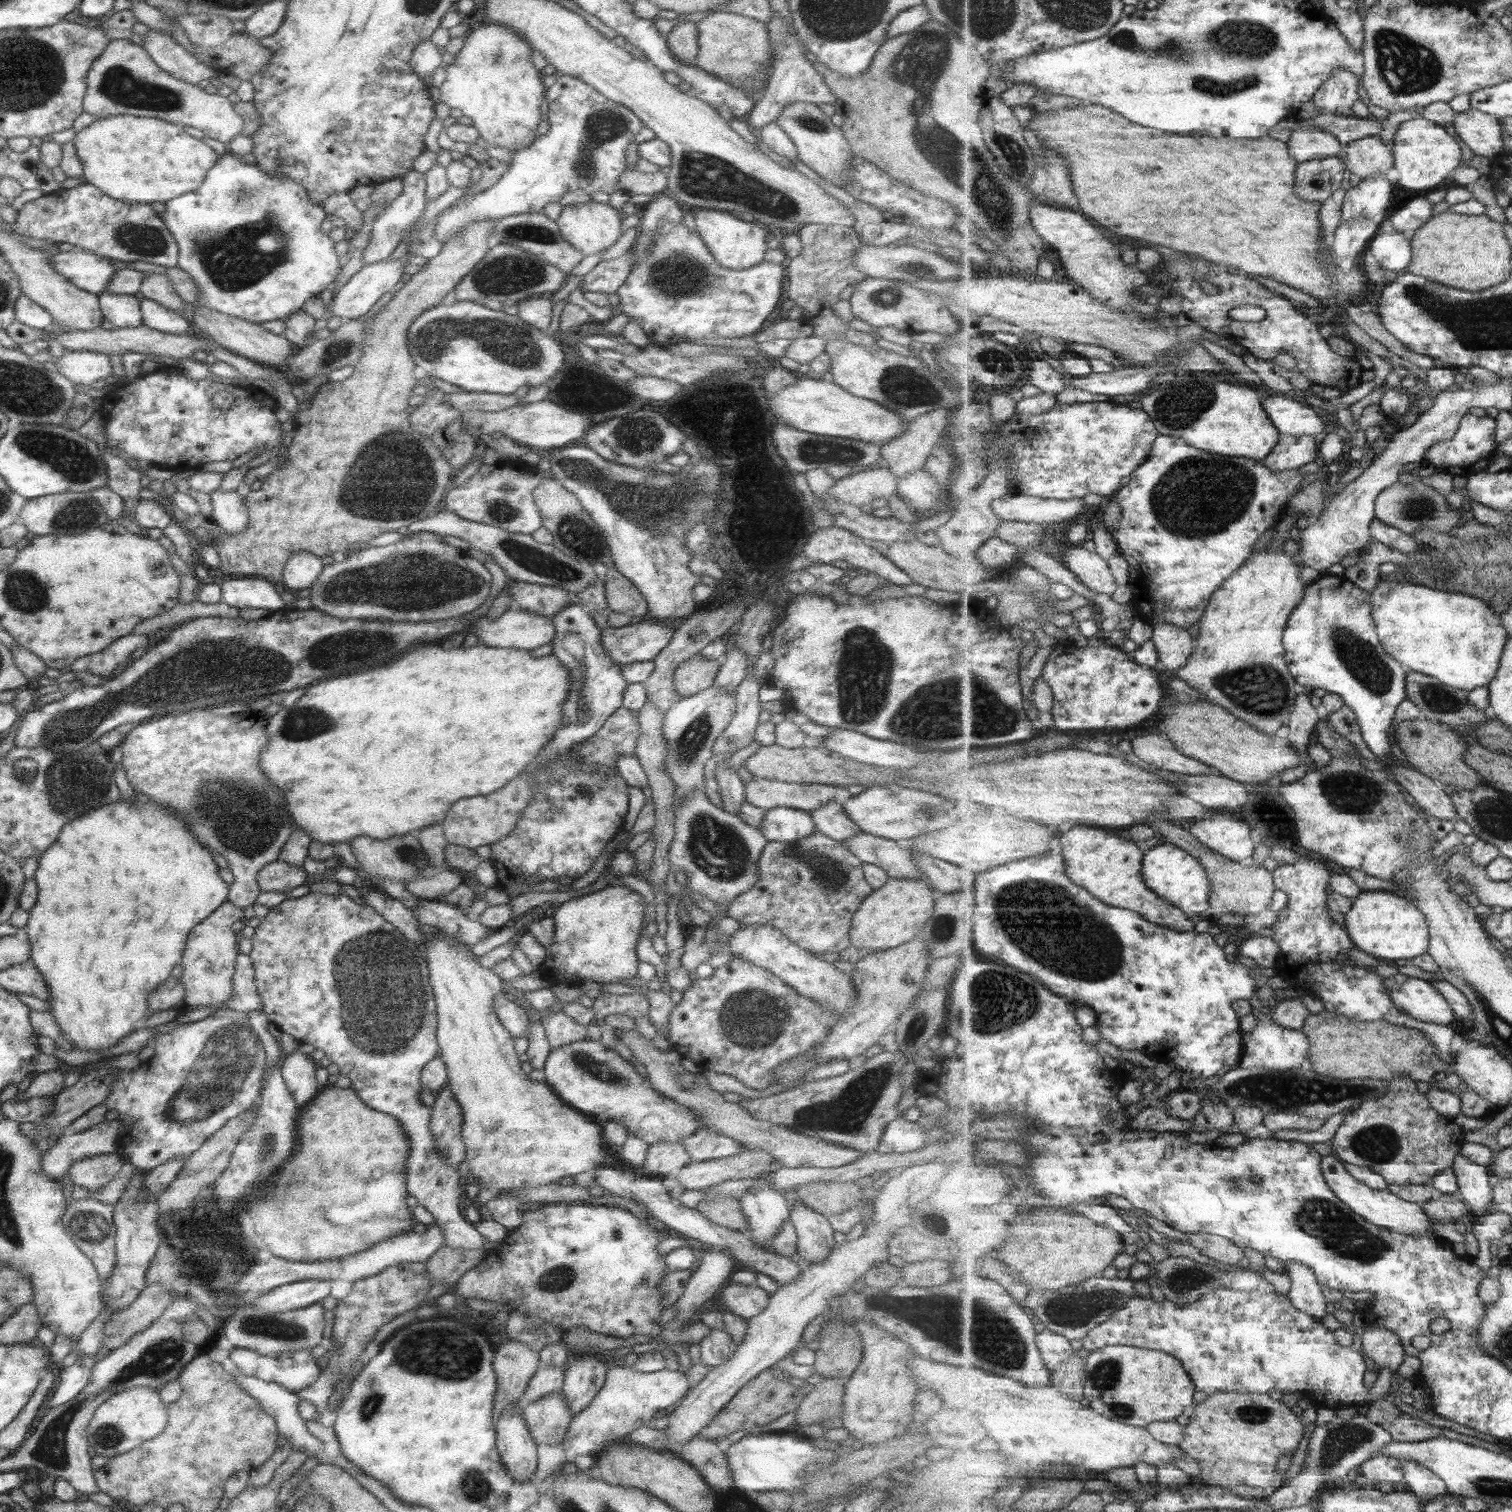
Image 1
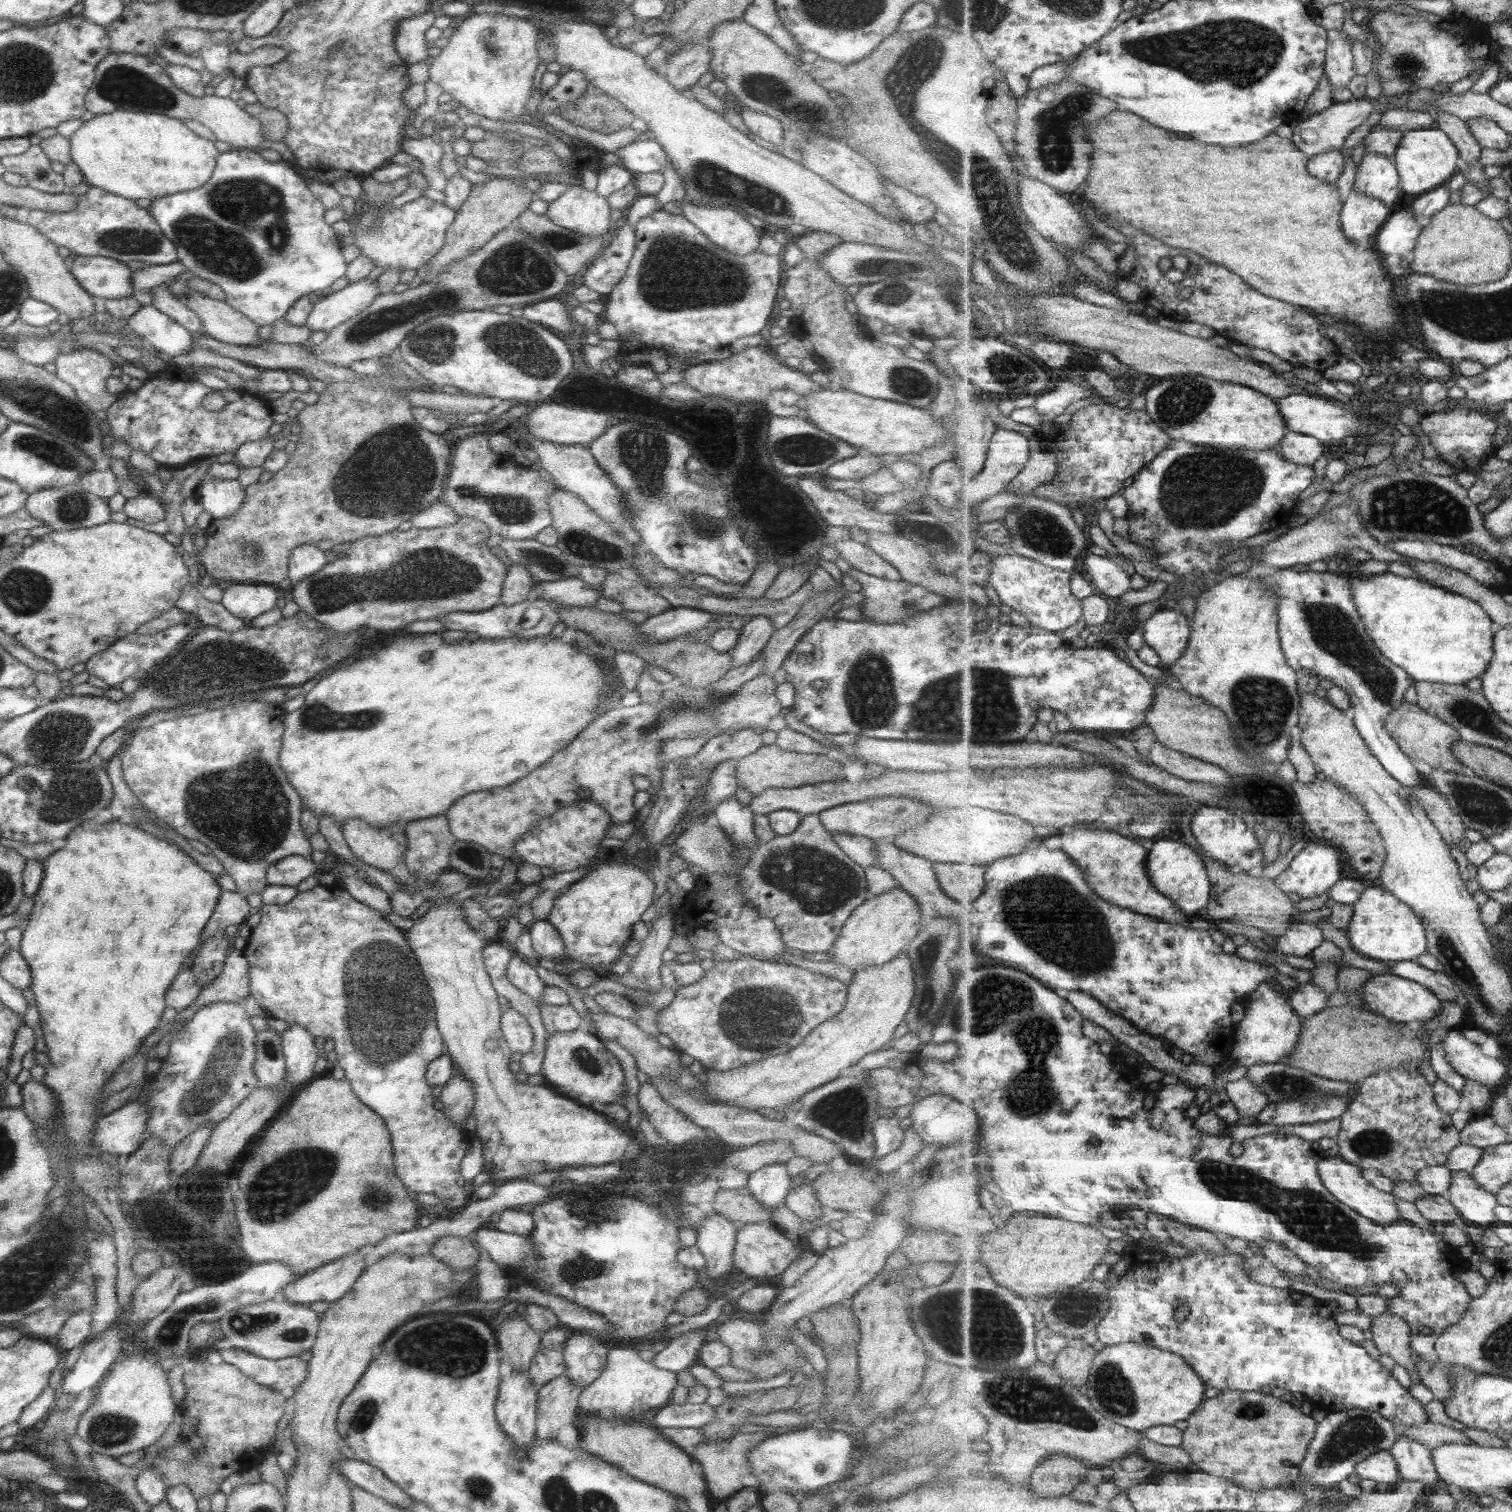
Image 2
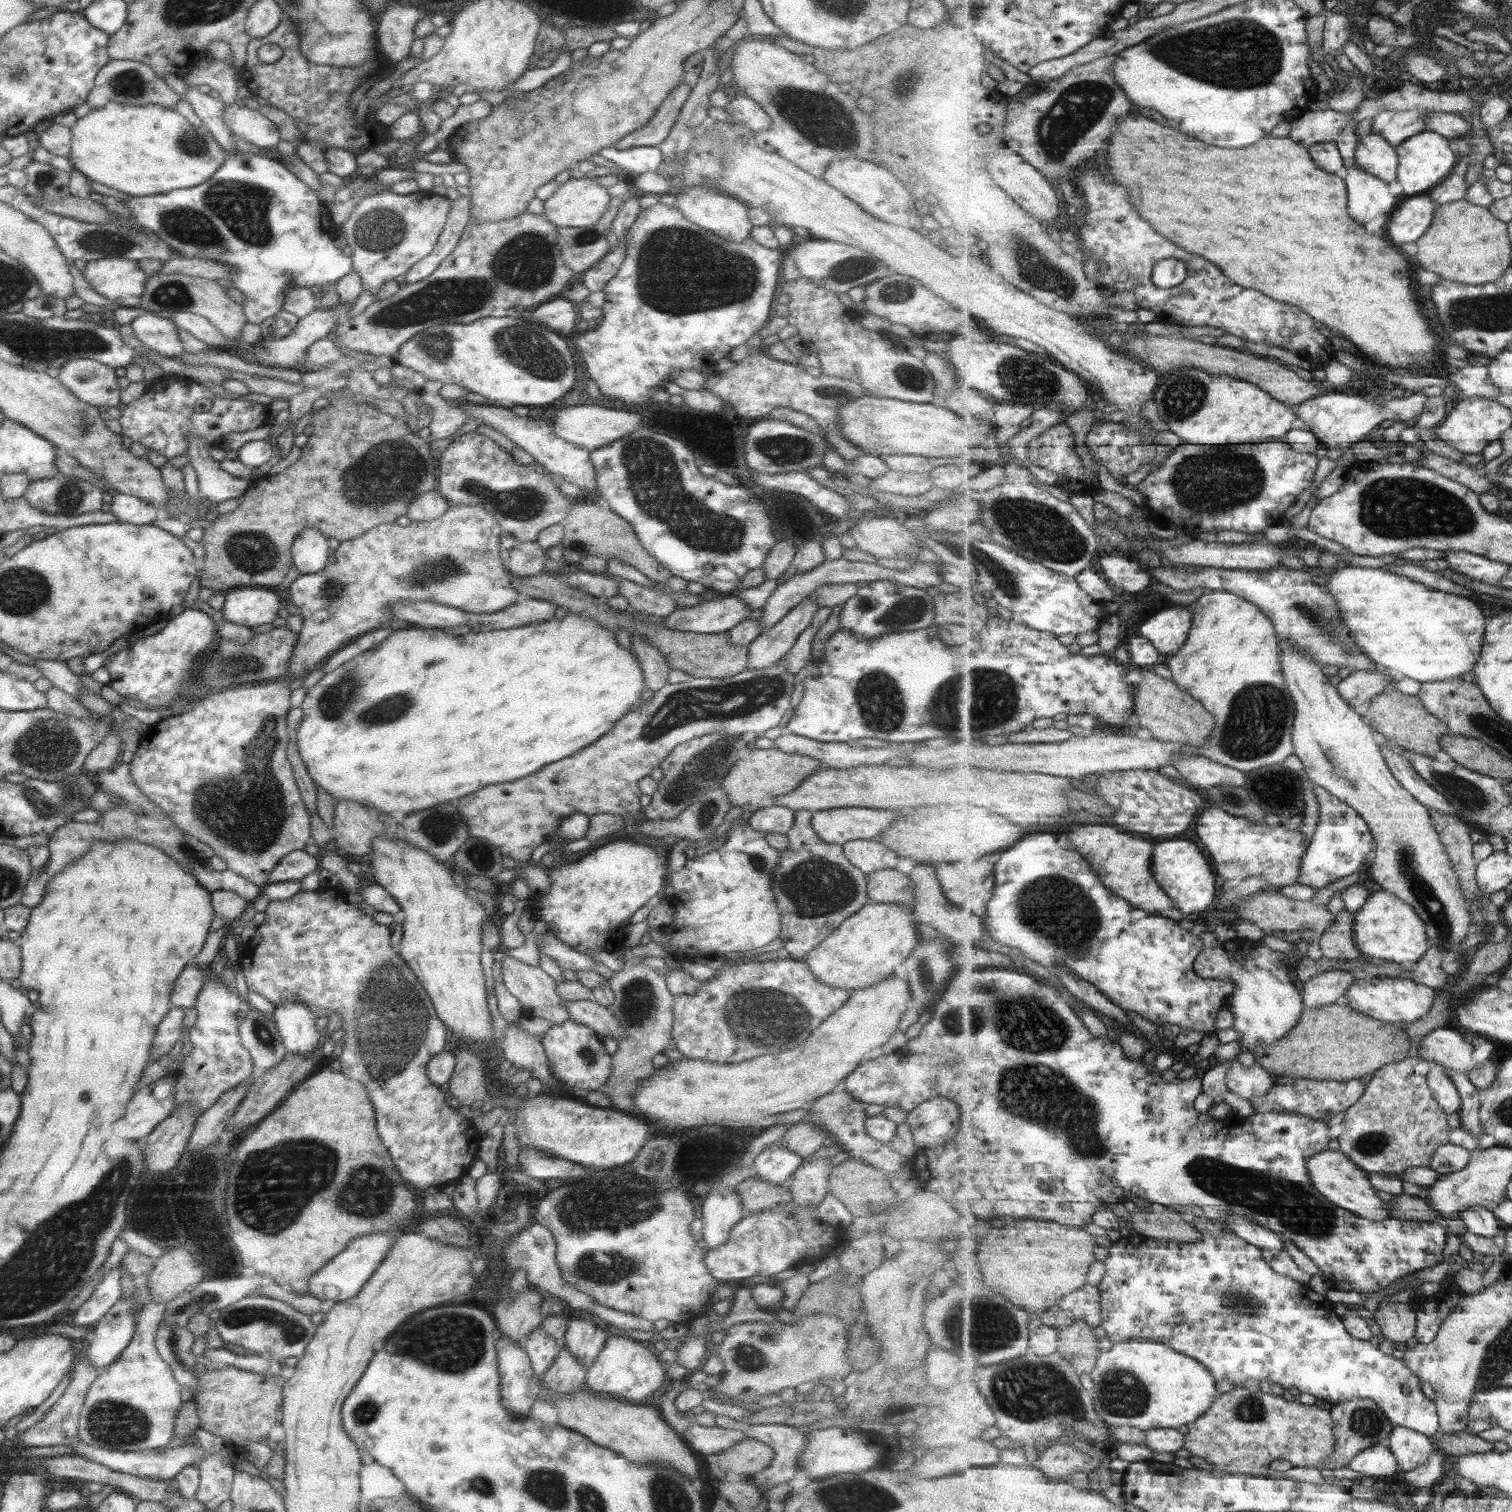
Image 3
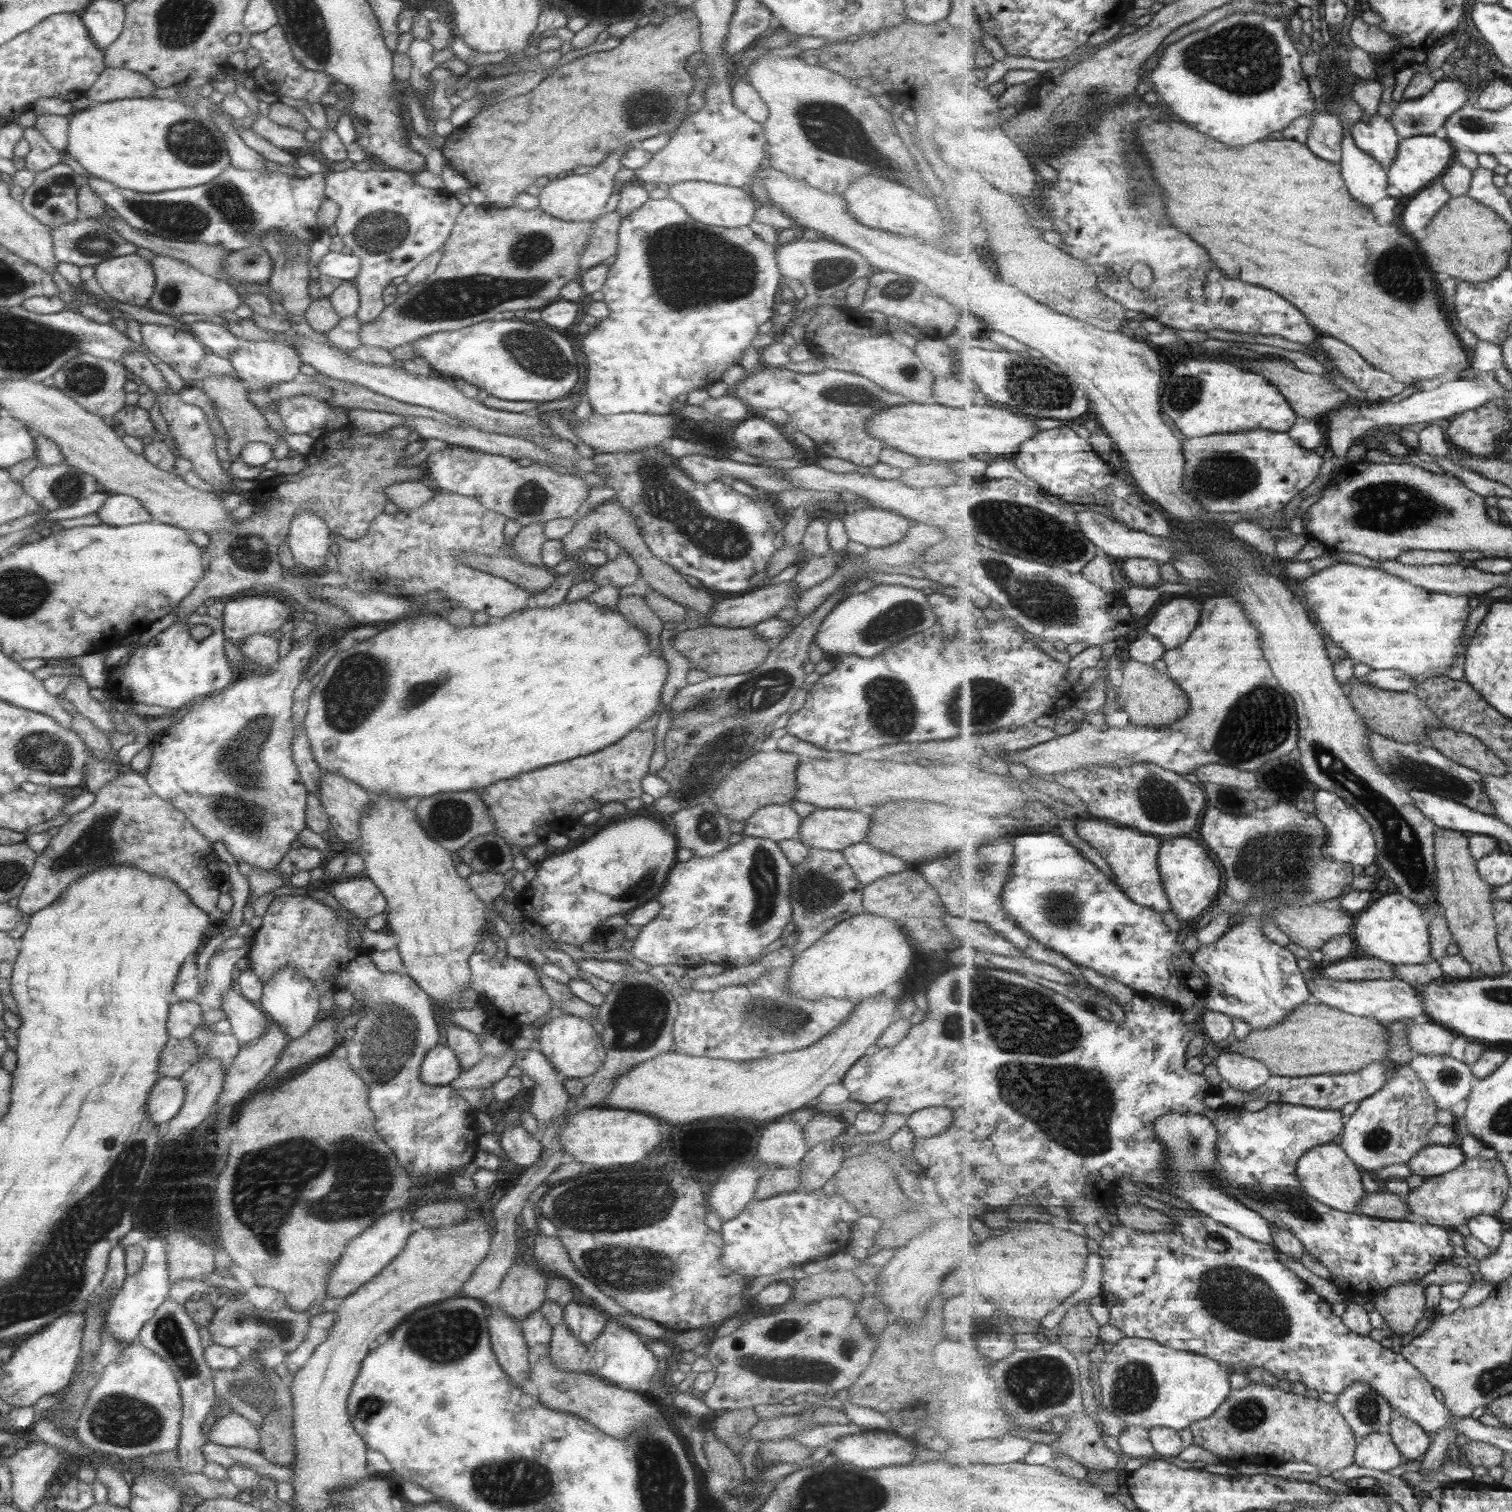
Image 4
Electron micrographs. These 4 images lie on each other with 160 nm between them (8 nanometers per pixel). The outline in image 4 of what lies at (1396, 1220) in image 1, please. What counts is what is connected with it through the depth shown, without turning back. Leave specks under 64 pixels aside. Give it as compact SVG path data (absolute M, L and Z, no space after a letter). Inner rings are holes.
M1327 1143L1312 1148L1299 1159L1298 1175L1302 1180L1306 1193L1313 1198L1323 1201L1323 1204L1331 1205L1331 1208L1343 1212L1357 1213L1362 1200L1368 1195L1361 1180L1362 1169L1355 1161L1347 1156L1340 1144Z

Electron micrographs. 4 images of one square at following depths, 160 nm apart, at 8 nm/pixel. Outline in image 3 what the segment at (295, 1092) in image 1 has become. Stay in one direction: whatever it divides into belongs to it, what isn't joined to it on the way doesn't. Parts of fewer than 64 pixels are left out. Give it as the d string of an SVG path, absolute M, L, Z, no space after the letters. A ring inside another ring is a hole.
M286 1000L274 1006L270 1017L286 1053L310 1054L319 1050L315 1018L306 1006Z

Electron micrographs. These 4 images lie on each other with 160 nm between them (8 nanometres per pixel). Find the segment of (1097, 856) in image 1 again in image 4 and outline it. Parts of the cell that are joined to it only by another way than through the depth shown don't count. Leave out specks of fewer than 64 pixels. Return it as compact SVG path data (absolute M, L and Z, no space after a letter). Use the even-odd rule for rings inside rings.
M1095 818L1081 820L1077 824L1075 831L1091 847L1099 850L1099 855L1103 856L1104 860L1107 860L1114 874L1114 881L1135 902L1143 907L1154 908L1157 912L1173 912L1172 908L1174 906L1166 893L1159 871L1161 842L1157 838L1141 834L1139 830L1111 825L1110 822Z

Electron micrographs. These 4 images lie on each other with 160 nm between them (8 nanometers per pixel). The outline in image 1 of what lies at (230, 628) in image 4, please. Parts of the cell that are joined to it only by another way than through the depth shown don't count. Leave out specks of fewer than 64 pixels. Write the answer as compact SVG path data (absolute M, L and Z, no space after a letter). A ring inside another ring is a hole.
M241 577L220 583L220 602L233 608L263 608L274 612L285 606L273 583L259 577Z

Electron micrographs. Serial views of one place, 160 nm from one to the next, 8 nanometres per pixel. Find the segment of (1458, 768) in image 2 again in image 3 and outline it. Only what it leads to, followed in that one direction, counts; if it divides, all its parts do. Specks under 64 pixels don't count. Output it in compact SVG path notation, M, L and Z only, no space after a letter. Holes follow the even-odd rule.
M1399 690L1385 691L1375 697L1365 706L1363 713L1373 727L1389 741L1404 750L1435 756L1443 749L1442 736L1450 734L1450 728L1434 713L1426 709L1426 705L1418 696L1409 696Z

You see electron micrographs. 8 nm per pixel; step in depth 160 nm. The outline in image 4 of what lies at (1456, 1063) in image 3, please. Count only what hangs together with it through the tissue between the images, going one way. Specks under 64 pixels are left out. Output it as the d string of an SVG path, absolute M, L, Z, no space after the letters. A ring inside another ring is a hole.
M1404 1019L1408 1024L1408 1039L1416 1054L1423 1056L1448 1055L1457 1036L1448 1028L1429 1019Z

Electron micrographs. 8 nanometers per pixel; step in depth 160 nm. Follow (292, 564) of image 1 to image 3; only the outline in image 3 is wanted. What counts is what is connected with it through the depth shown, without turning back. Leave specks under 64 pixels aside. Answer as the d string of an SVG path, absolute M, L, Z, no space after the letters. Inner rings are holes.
M304 528L294 537L290 559L297 572L311 574L321 570L332 558L331 549L316 528Z

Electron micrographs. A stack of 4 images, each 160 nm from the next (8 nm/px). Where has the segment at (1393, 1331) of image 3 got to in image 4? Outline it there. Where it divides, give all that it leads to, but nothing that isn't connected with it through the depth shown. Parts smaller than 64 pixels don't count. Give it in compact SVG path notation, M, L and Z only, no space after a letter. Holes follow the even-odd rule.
M1417 1281L1397 1284L1373 1296L1375 1308L1387 1325L1405 1339L1410 1339L1427 1310L1426 1287L1419 1286Z

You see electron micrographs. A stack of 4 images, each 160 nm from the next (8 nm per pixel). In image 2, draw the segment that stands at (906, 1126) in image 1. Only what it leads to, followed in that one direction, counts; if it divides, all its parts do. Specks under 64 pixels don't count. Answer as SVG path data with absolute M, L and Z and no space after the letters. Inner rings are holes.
M879 1117L872 1122L872 1137L874 1140L873 1158L878 1159L893 1152L902 1141L904 1130L894 1117Z

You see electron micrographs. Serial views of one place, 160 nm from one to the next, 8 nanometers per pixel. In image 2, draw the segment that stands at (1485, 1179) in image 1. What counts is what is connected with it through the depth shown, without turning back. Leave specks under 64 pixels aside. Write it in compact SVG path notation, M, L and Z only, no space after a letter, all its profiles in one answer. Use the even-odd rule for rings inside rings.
M1452 1171L1450 1191L1450 1201L1457 1207L1461 1221L1485 1229L1501 1224L1495 1212L1497 1195L1482 1187L1472 1172Z

